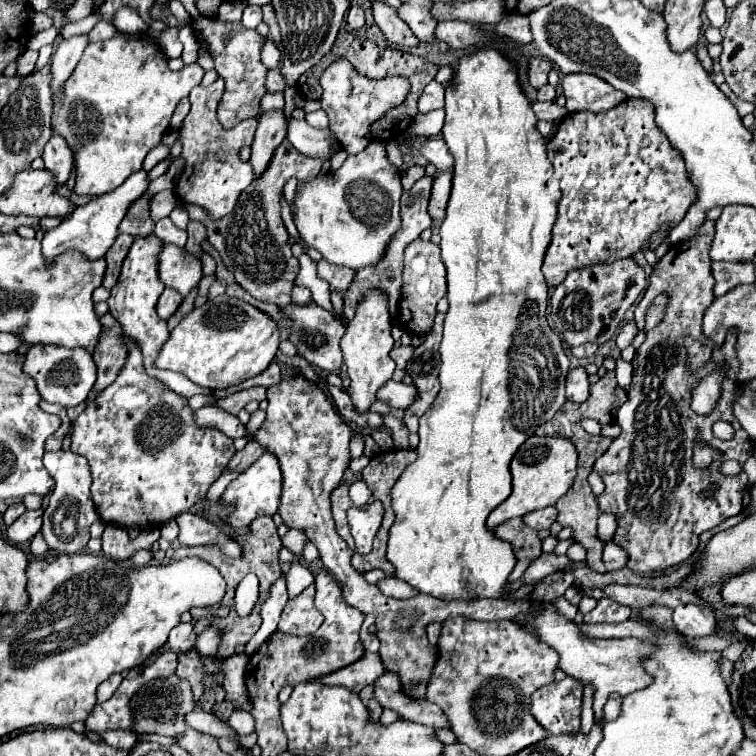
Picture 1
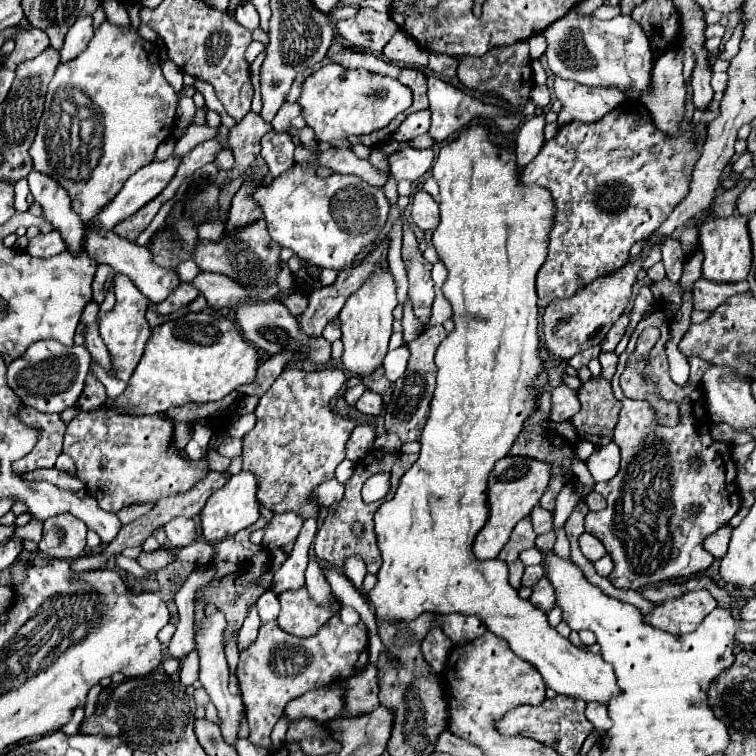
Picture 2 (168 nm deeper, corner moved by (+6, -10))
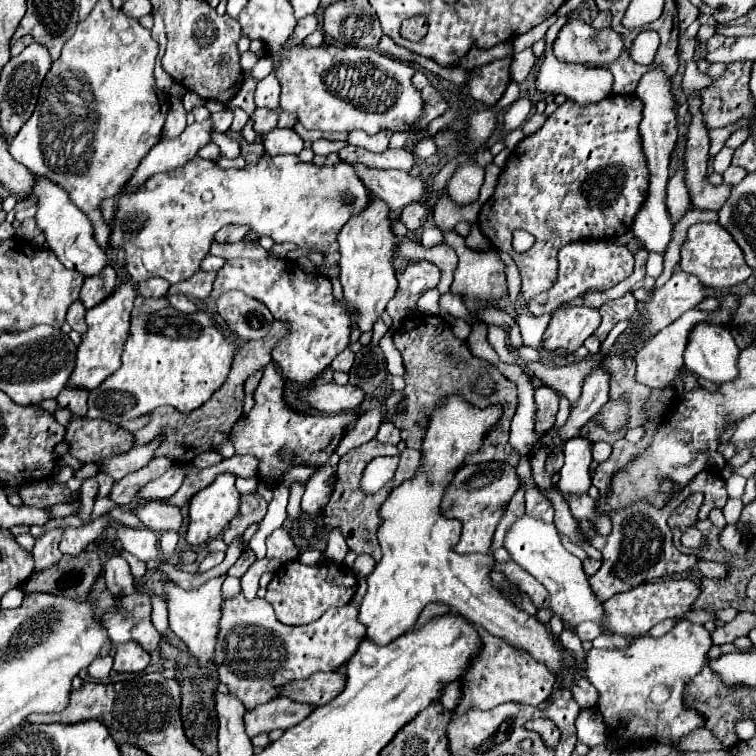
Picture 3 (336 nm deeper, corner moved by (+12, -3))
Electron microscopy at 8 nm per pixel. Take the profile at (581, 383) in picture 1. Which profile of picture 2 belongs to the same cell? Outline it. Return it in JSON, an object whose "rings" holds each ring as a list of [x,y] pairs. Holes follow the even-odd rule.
{"rings":[[[564,383],[558,385],[552,391],[552,411],[550,411],[550,421],[552,423],[562,423],[568,421],[570,417],[574,417],[578,413],[578,393],[572,391],[570,387],[566,387]]]}

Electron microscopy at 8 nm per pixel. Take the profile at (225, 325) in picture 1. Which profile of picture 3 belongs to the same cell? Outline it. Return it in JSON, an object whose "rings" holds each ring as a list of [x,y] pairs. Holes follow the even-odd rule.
{"rings":[[[168,306],[152,314],[136,316],[132,318],[120,370],[90,392],[88,418],[122,422],[148,414],[158,406],[174,406],[180,412],[200,408],[228,378],[234,348],[236,344],[204,312],[184,316]]]}

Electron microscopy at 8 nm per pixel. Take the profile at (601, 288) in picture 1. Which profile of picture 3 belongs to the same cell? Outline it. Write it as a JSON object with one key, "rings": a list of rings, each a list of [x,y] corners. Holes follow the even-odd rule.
{"rings":[[[560,306],[552,312],[544,332],[544,350],[564,348],[574,352],[600,326],[600,310],[590,306]]]}

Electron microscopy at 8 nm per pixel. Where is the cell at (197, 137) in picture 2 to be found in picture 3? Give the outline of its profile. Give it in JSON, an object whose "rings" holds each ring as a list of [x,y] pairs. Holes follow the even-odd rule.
{"rings":[[[230,111],[218,112],[218,114],[212,114],[212,124],[216,126],[214,130],[216,132],[226,132],[230,128],[233,120],[233,114]]]}

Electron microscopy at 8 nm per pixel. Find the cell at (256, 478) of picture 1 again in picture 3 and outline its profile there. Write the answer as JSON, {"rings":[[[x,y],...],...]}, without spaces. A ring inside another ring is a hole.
{"rings":[[[220,474],[210,486],[196,492],[190,500],[190,524],[186,540],[192,546],[204,546],[216,538],[240,512],[240,492],[234,488],[234,474]]]}

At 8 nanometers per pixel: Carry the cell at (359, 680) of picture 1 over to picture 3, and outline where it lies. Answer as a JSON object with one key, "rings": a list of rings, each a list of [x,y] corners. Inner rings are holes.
{"rings":[[[276,698],[268,704],[262,704],[260,708],[248,710],[244,716],[246,722],[246,734],[252,738],[260,732],[272,732],[276,728],[286,730],[298,722],[302,722],[306,716],[314,712],[312,704],[300,704],[290,698]]]}

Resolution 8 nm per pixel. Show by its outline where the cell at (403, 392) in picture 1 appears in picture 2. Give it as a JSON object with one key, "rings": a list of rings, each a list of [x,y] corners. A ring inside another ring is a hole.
{"rings":[[[364,391],[364,395],[354,403],[354,407],[366,415],[378,415],[382,411],[382,397],[374,391]]]}

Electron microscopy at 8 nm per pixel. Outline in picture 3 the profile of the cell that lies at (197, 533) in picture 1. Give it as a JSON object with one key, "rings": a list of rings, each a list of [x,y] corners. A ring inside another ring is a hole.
{"rings":[[[150,502],[144,508],[136,510],[136,516],[142,520],[142,524],[158,534],[162,532],[178,532],[182,526],[182,512],[176,506],[170,504],[160,504],[160,502]]]}

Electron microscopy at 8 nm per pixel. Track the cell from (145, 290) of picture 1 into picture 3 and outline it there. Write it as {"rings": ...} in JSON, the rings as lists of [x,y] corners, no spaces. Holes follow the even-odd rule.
{"rings":[[[126,280],[126,282],[120,282],[108,298],[104,298],[100,304],[96,304],[94,308],[86,312],[88,330],[82,336],[82,344],[78,346],[76,372],[72,374],[72,382],[68,382],[70,386],[92,390],[120,368],[122,350],[130,334],[130,312],[132,312],[134,298],[136,298],[136,286],[130,280]]]}

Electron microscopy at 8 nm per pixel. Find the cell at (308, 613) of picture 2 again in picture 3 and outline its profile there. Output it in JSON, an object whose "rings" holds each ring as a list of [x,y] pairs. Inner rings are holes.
{"rings":[[[292,560],[276,570],[272,582],[268,584],[266,600],[274,606],[276,618],[282,624],[300,626],[318,620],[328,608],[346,606],[352,600],[354,592],[356,592],[356,574],[352,568],[332,562],[324,562],[322,566],[310,568],[300,560]]]}

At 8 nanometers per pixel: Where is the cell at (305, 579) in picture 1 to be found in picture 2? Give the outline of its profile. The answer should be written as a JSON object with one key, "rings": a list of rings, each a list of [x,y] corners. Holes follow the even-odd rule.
{"rings":[[[314,517],[304,519],[304,525],[300,529],[300,535],[296,539],[296,545],[294,545],[290,557],[274,573],[272,591],[276,595],[280,595],[288,589],[294,589],[294,587],[300,589],[304,585],[304,571],[306,571],[306,565],[308,565],[308,551],[314,543],[316,527],[318,527],[318,519],[314,519]]]}

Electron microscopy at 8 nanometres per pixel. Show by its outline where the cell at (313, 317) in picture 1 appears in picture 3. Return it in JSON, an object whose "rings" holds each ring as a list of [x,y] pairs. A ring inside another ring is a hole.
{"rings":[[[226,292],[220,296],[216,306],[228,328],[246,342],[264,338],[274,322],[270,310],[244,292]]]}

